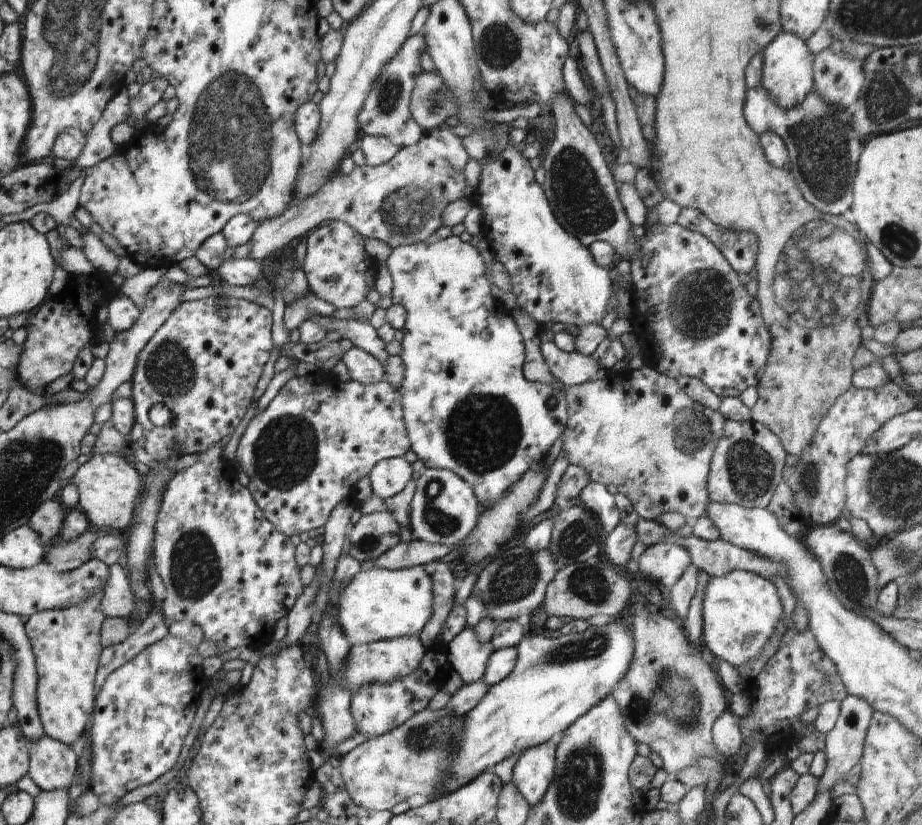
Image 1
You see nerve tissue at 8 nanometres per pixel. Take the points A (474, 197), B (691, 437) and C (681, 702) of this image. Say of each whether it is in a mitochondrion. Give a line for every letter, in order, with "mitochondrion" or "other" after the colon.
A: other
B: mitochondrion
C: mitochondrion

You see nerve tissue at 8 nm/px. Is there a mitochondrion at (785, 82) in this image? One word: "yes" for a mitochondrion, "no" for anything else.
no

